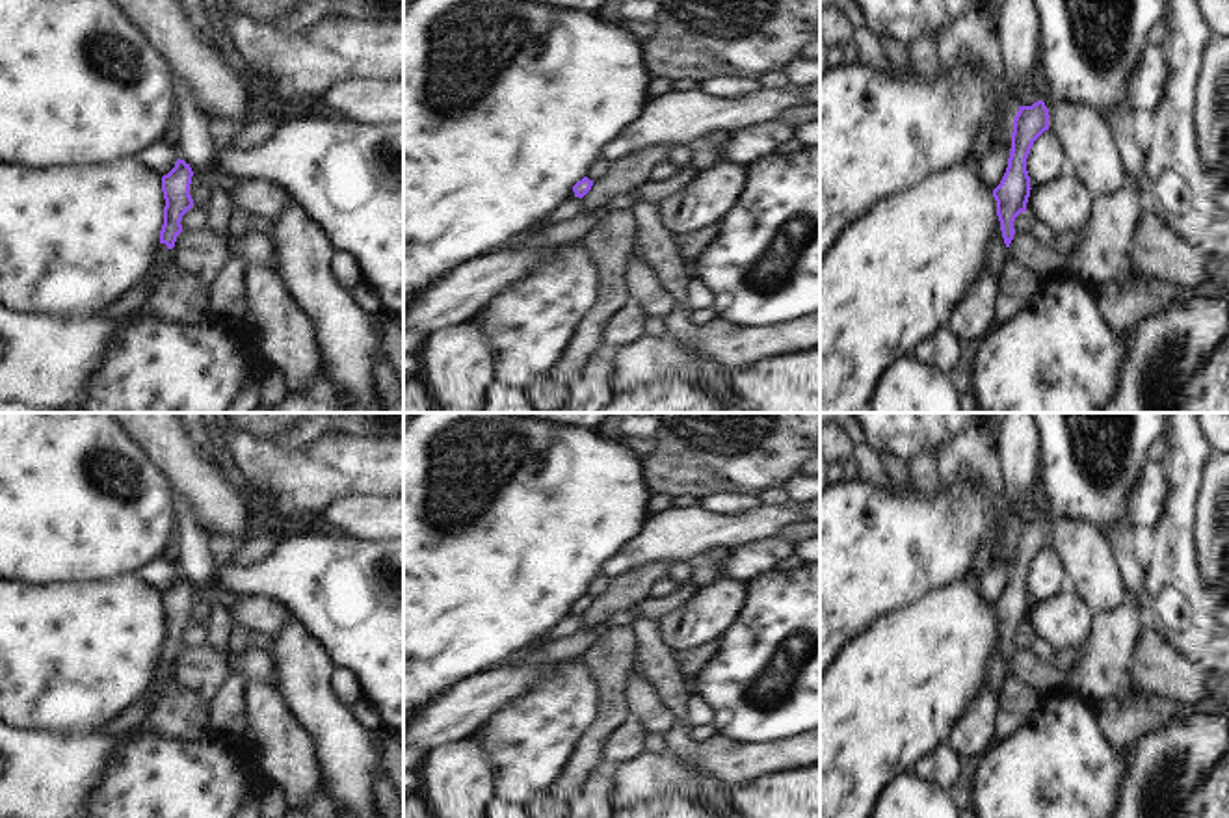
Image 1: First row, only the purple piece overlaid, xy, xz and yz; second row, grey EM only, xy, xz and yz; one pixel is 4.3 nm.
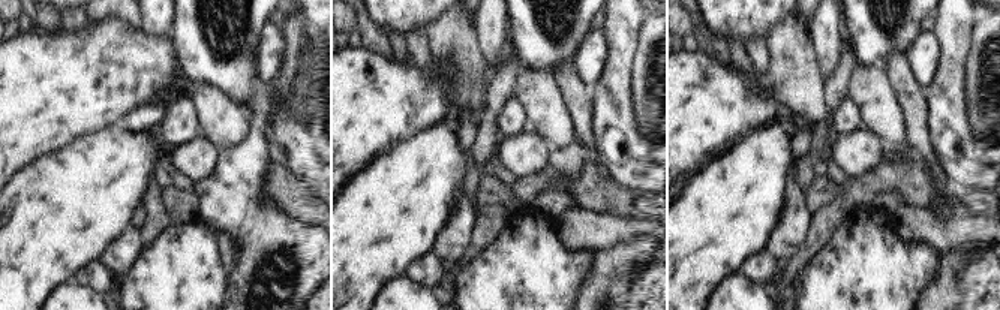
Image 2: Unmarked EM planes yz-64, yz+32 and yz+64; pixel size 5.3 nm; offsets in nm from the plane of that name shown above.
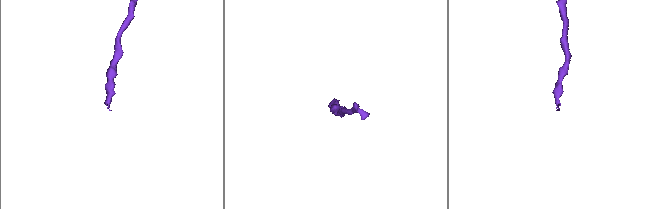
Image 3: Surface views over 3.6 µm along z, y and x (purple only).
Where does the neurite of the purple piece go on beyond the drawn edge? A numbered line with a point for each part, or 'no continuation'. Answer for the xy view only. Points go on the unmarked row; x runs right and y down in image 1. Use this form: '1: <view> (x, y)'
1: xy (181, 714)

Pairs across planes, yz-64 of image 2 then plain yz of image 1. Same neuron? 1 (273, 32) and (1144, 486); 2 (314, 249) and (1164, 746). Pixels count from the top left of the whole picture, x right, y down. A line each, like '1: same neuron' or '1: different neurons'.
1: same neuron
2: same neuron

